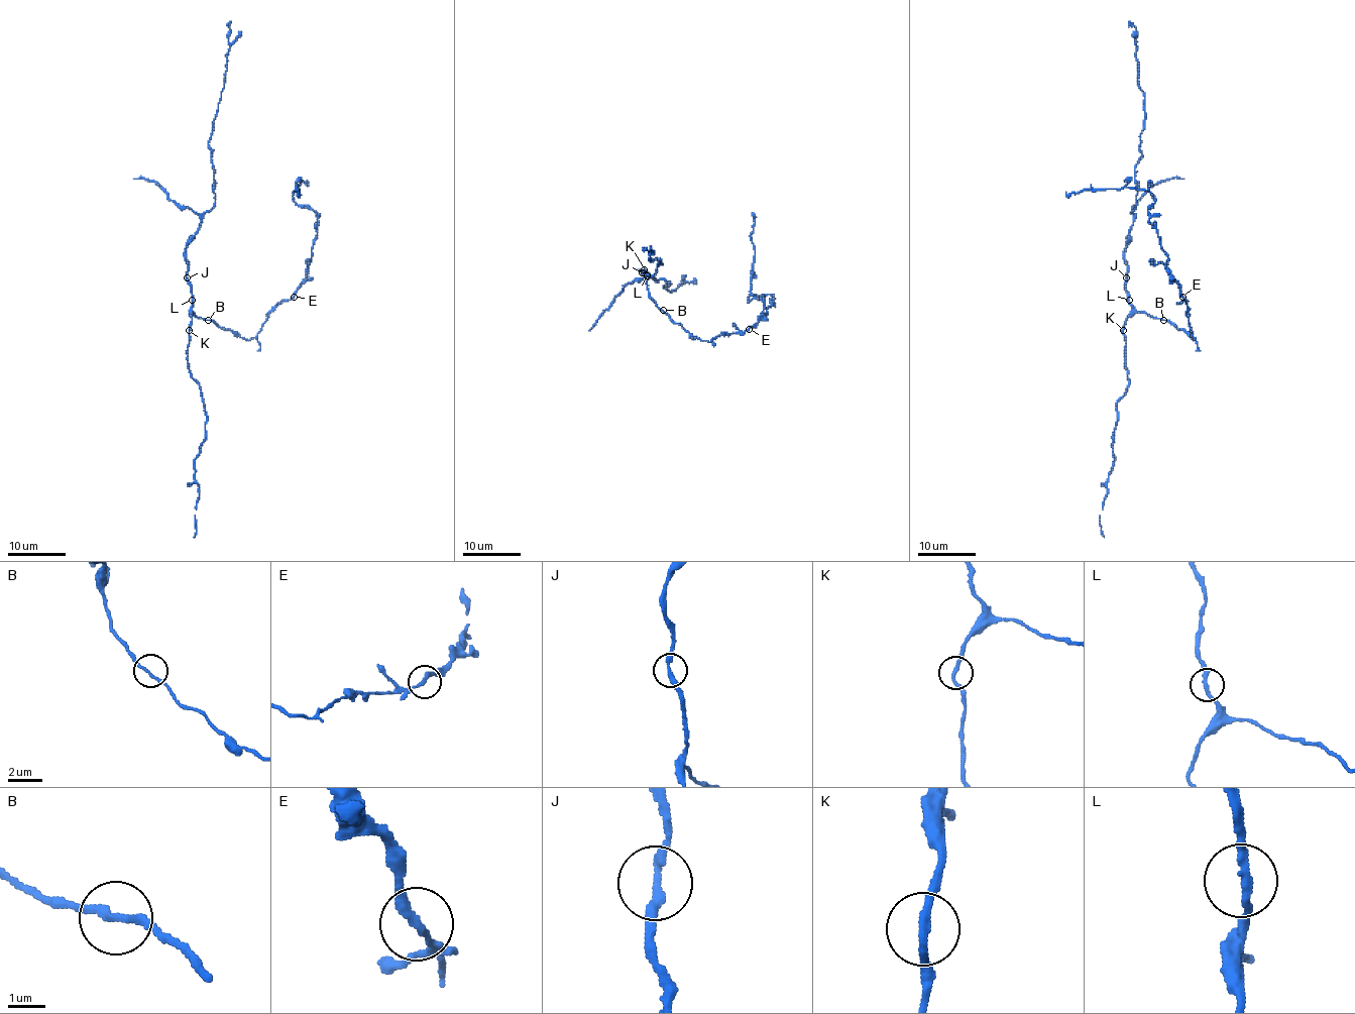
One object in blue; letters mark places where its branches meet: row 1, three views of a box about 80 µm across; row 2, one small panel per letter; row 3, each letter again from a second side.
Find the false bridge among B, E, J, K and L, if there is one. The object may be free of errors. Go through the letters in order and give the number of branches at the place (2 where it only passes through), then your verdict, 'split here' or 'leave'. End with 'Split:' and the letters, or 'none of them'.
B: branches 2; leave
E: branches 2; leave
J: branches 2; leave
K: branches 2; leave
L: branches 2; leave
Split: none of them

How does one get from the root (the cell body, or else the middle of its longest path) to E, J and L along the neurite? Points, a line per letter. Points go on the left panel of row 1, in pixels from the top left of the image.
E: (206, 320), (214, 320), (221, 327), (250, 340), (257, 336), (267, 316), (280, 303), (294, 297)
J: (206, 320), (192, 311), (192, 291), (188, 277)
L: (206, 320), (192, 311), (192, 300)

